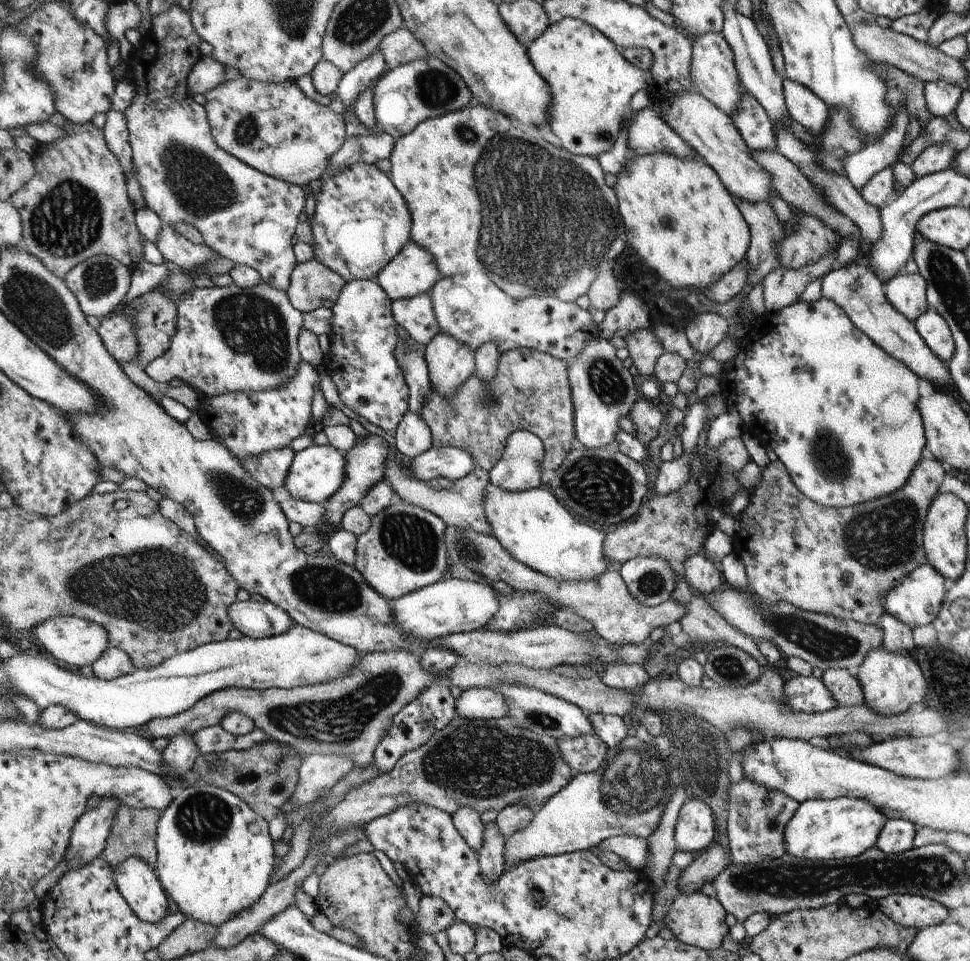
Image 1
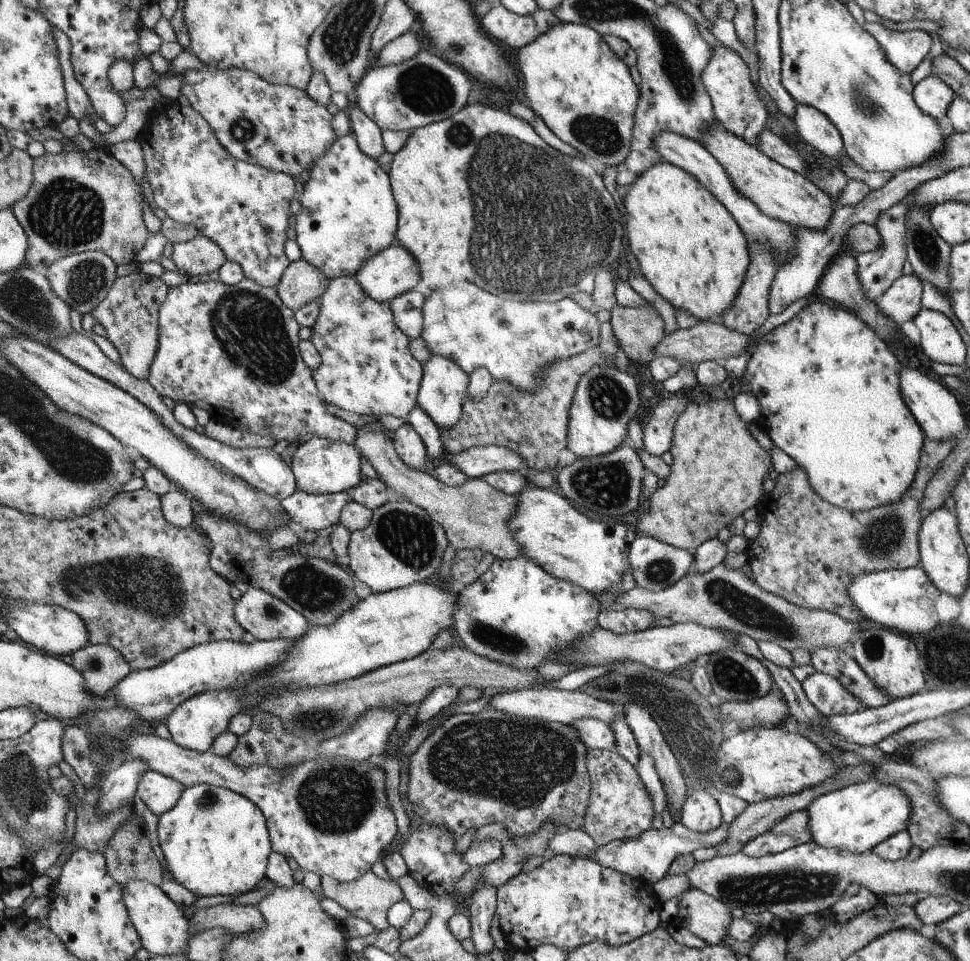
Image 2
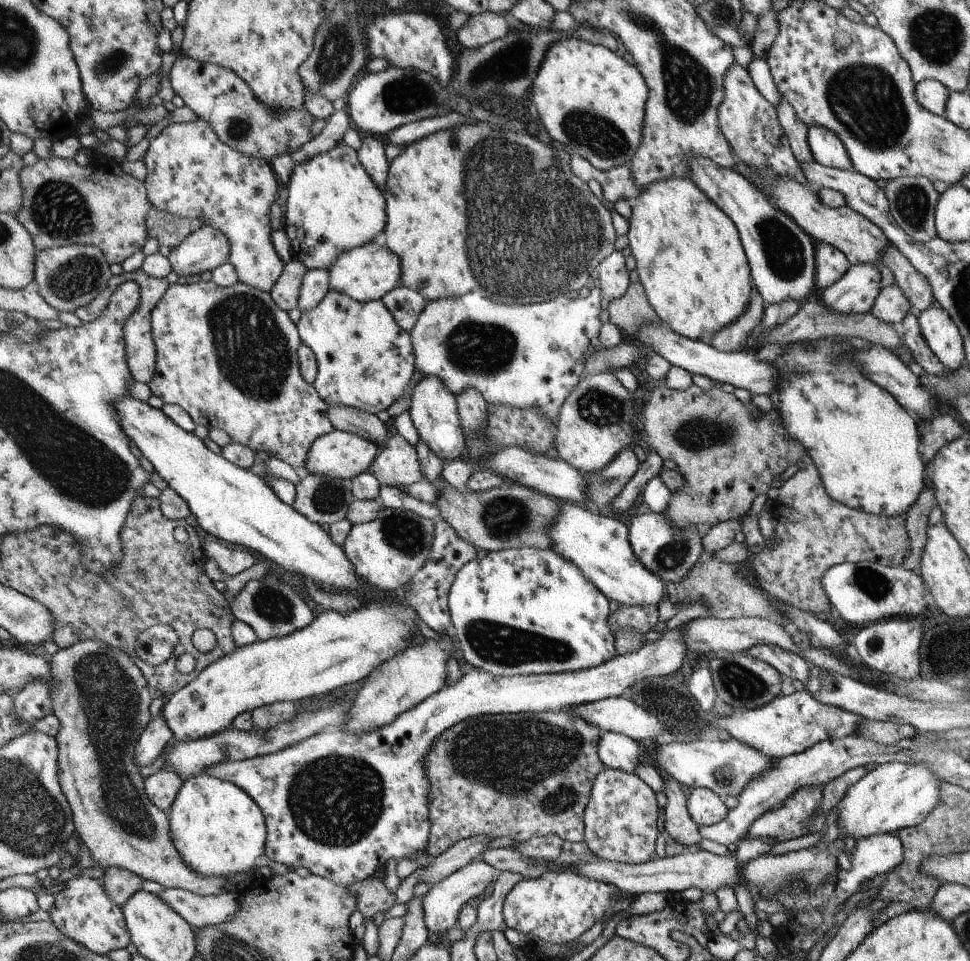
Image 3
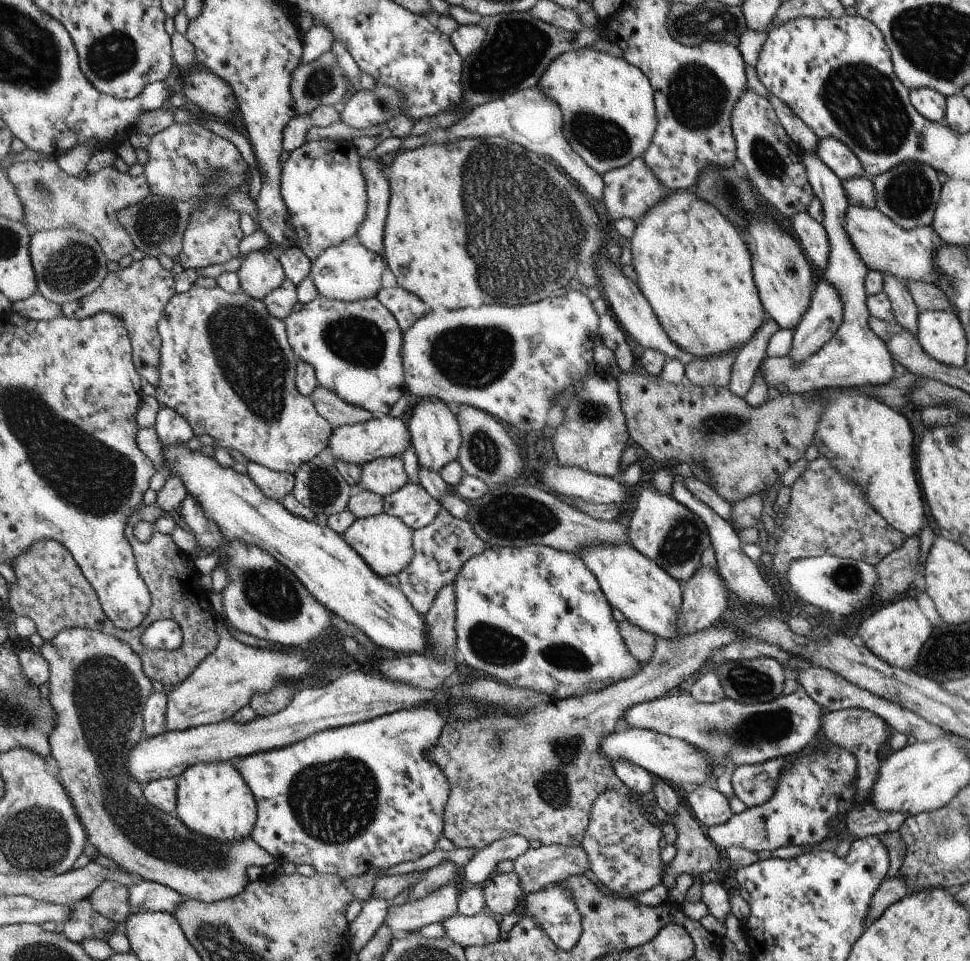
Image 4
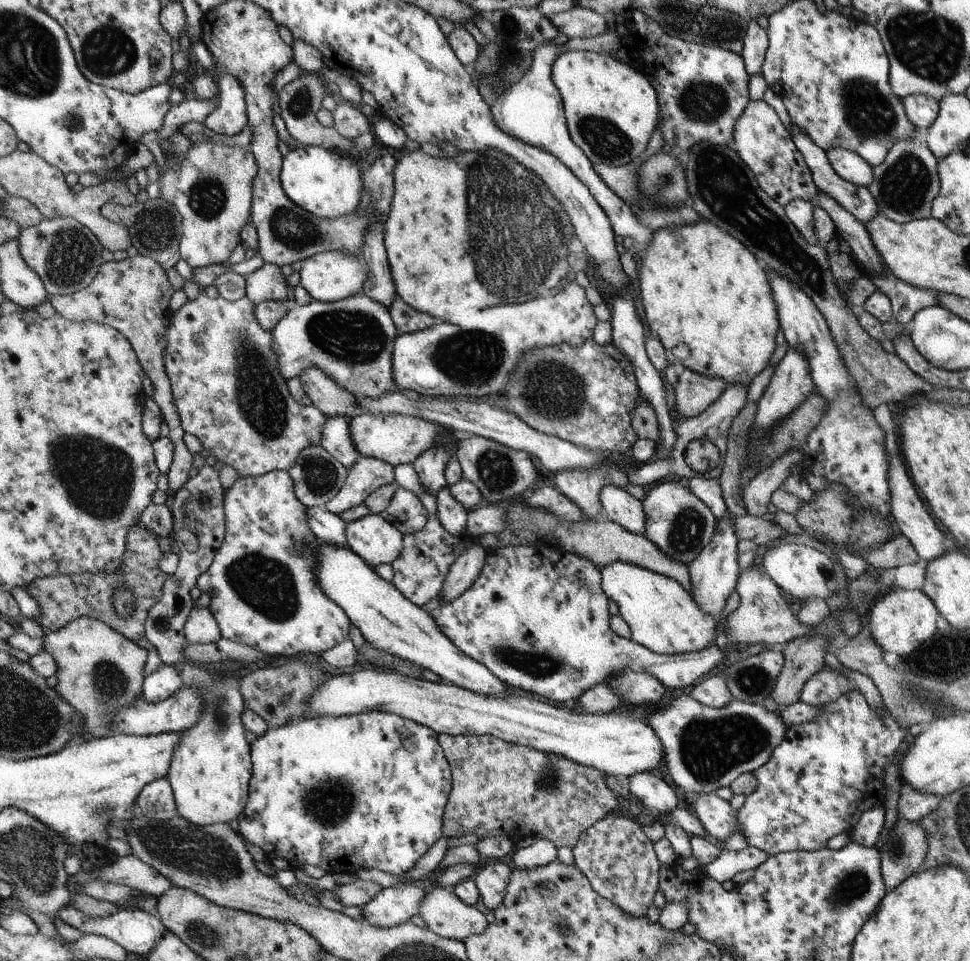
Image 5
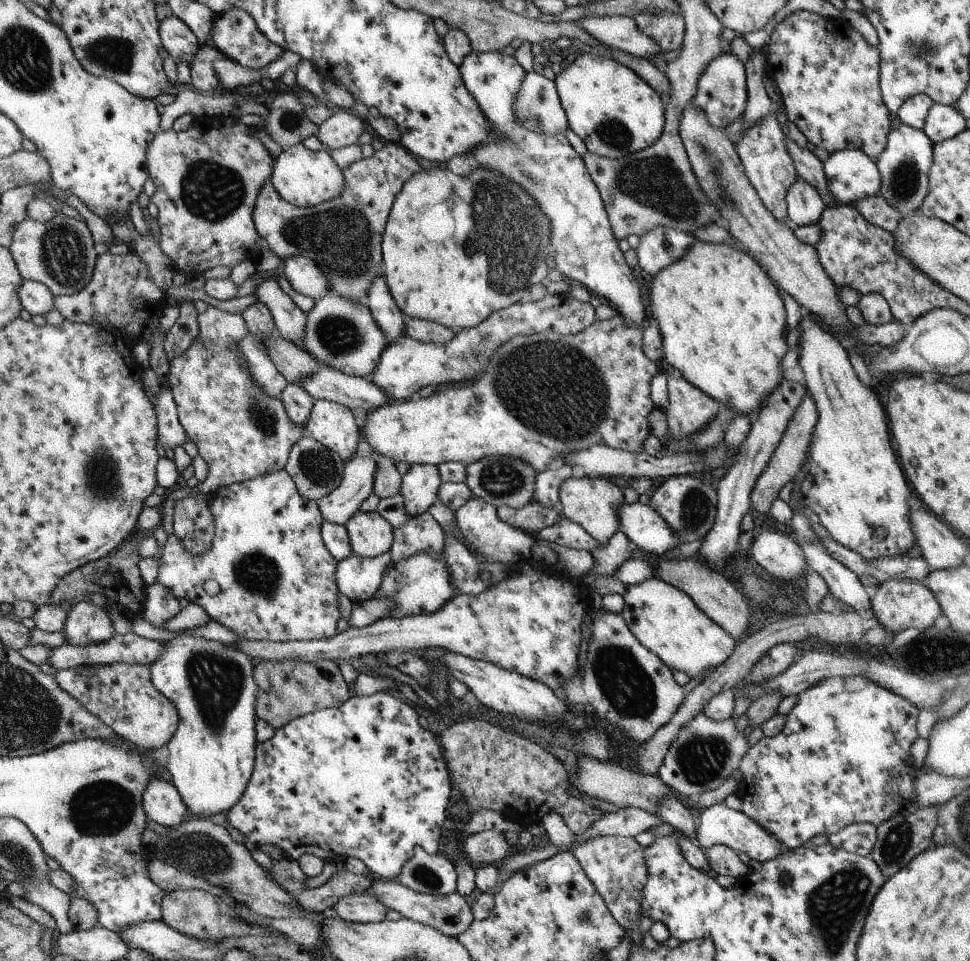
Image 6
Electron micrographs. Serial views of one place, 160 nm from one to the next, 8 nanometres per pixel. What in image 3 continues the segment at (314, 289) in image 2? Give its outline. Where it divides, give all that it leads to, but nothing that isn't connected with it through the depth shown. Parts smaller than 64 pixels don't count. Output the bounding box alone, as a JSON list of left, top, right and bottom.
[270,258,308,312]

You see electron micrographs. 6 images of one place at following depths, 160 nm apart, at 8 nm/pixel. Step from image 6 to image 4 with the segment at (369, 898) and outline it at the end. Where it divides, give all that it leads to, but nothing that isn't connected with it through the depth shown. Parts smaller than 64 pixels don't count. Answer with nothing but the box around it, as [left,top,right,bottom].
[385,882,460,939]

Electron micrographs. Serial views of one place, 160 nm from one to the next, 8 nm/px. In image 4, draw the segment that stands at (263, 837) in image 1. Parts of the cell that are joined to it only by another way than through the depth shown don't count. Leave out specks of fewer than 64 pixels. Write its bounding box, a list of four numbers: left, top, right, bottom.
[174,762,258,843]

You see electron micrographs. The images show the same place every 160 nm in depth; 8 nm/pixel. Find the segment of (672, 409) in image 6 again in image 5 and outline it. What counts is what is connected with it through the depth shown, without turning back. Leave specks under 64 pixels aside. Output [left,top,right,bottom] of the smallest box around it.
[671,364,727,422]

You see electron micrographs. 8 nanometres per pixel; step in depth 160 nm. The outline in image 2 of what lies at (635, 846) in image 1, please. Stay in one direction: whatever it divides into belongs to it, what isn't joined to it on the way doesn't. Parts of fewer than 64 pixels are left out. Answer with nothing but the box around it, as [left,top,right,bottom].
[590,822,729,884]

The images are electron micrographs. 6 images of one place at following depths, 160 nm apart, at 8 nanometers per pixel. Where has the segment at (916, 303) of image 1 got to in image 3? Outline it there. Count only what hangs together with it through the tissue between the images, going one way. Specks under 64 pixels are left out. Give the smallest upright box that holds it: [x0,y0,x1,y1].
[871,283,910,325]

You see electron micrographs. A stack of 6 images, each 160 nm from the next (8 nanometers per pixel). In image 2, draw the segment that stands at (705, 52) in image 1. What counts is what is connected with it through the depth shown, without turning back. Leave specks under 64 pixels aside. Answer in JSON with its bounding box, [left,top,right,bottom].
[702,44,770,147]

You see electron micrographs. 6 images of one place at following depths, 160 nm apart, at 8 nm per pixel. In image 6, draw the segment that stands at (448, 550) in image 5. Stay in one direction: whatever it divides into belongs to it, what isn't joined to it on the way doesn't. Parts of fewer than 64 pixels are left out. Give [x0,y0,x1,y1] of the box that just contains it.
[389,512,445,563]

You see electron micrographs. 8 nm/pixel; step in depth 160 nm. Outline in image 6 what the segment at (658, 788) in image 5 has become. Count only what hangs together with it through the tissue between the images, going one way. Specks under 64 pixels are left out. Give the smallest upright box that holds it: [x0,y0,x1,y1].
[657,795,696,841]

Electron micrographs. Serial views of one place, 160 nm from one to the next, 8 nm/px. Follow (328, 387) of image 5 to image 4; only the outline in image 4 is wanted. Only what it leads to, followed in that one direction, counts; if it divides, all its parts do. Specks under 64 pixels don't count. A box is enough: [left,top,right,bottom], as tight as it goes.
[310,384,373,428]

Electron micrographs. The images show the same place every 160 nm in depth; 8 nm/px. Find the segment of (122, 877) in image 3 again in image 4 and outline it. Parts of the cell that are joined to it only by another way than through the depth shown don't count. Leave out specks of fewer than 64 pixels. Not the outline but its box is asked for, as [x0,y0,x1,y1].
[90,882,131,925]

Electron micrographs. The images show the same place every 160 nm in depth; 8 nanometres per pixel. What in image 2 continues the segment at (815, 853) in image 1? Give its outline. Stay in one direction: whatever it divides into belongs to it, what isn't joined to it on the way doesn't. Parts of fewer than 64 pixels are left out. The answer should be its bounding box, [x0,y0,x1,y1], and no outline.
[806,778,911,855]

